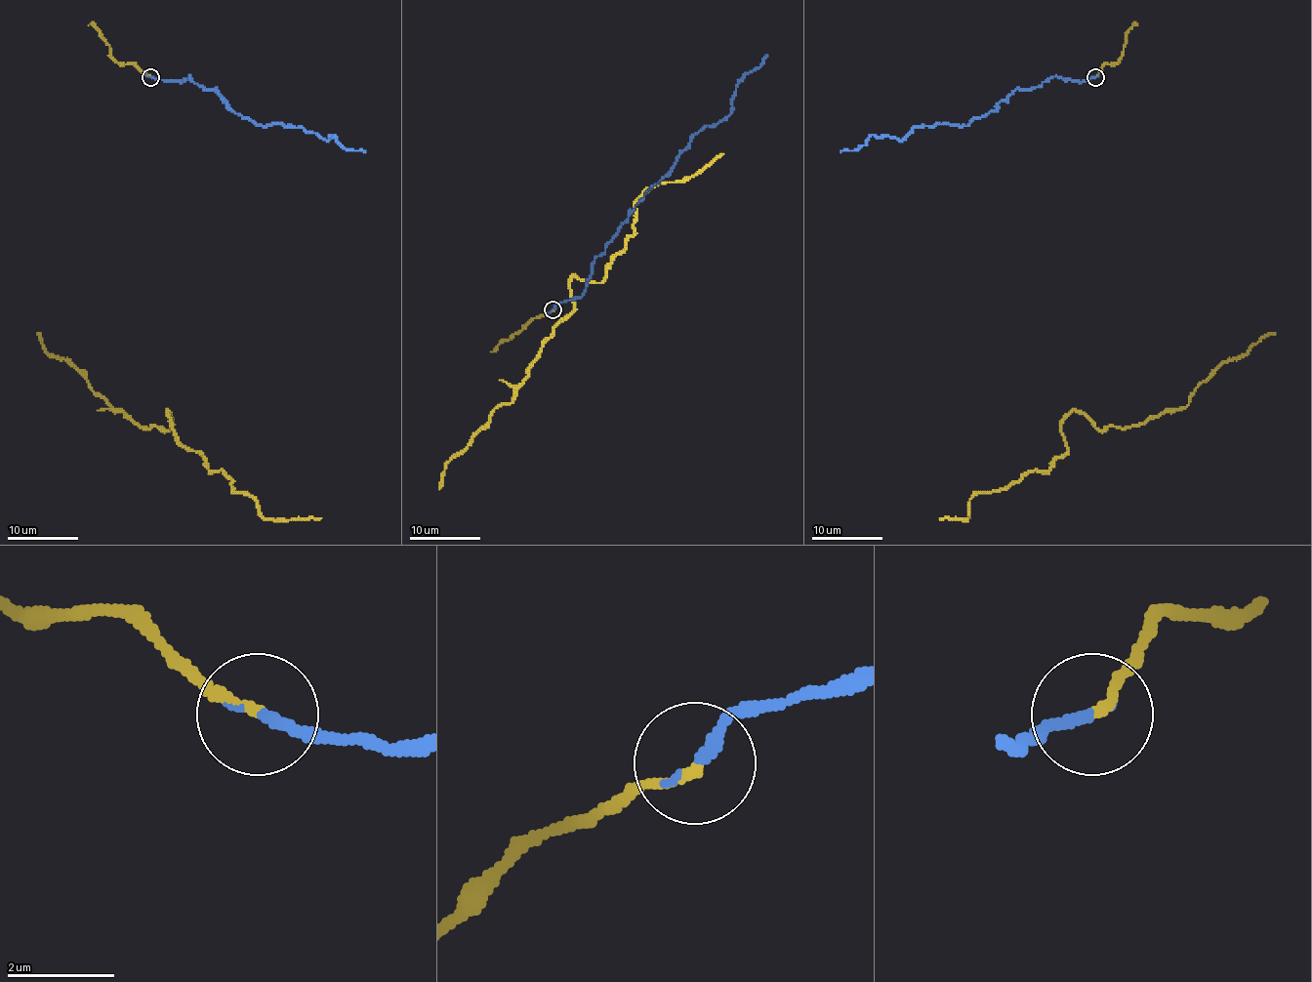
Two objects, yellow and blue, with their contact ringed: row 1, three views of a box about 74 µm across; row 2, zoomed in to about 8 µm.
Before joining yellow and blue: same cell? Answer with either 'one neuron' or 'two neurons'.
one neuron

